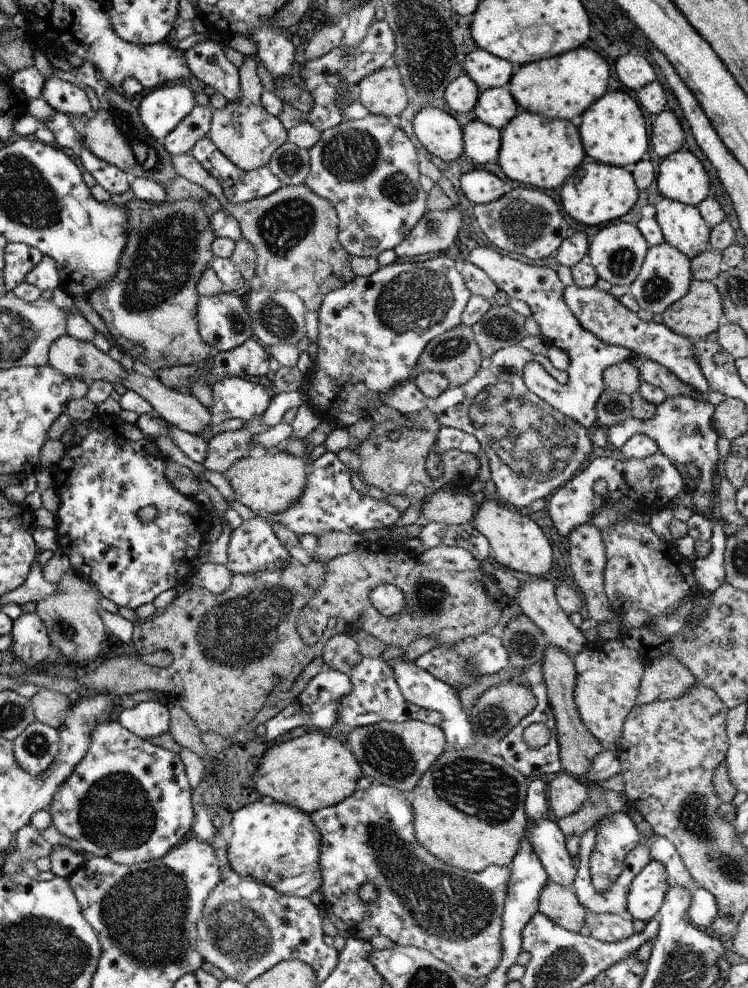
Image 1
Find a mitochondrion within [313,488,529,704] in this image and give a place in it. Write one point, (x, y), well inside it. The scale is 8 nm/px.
(428, 596)

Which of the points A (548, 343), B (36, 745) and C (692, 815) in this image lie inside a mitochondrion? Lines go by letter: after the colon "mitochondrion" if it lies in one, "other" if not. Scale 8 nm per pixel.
A: other
B: mitochondrion
C: mitochondrion

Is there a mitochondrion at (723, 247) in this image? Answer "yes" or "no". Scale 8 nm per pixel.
no

